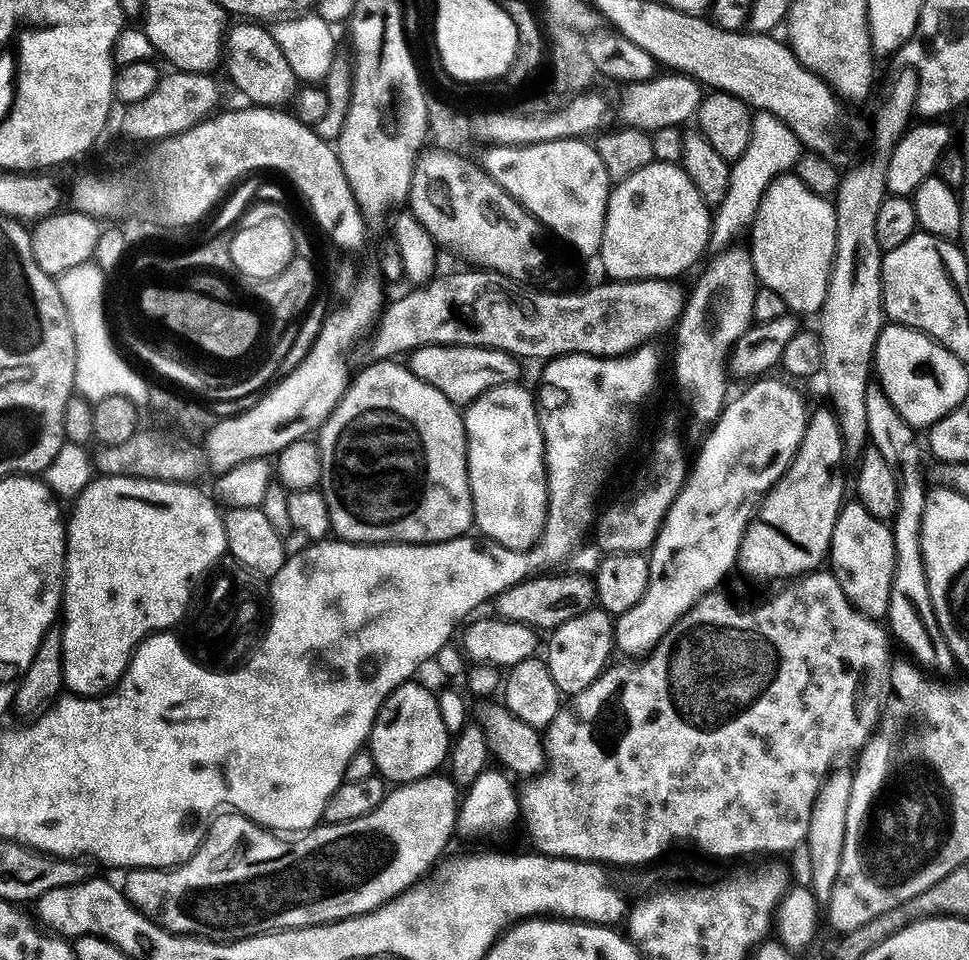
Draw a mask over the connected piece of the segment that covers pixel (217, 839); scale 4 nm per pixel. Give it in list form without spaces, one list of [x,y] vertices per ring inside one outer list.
[[[437,774],[435,776],[427,776],[425,780],[415,780],[412,784],[401,784],[399,786],[393,787],[388,795],[386,802],[382,804],[374,812],[374,814],[366,814],[366,818],[358,818],[358,822],[342,822],[341,824],[330,824],[325,823],[323,826],[314,828],[310,832],[305,832],[303,834],[297,835],[295,838],[285,838],[283,835],[277,834],[275,832],[268,831],[267,828],[263,828],[261,824],[255,824],[253,820],[248,820],[246,817],[241,816],[239,812],[232,810],[227,814],[229,816],[224,816],[225,814],[220,814],[211,821],[210,827],[205,835],[204,844],[198,850],[198,854],[194,854],[194,858],[190,858],[190,862],[185,864],[180,864],[177,868],[146,868],[143,870],[132,870],[127,873],[128,881],[123,881],[122,887],[128,894],[129,900],[136,905],[137,908],[148,913],[152,919],[160,923],[163,928],[169,928],[172,932],[177,932],[179,936],[202,936],[205,938],[243,938],[245,936],[261,936],[267,932],[285,932],[291,928],[313,928],[319,924],[333,924],[339,920],[349,920],[355,916],[364,916],[368,912],[374,912],[377,908],[381,908],[384,904],[389,904],[391,900],[396,900],[398,897],[403,896],[405,892],[417,887],[421,883],[420,880],[436,863],[440,860],[440,855],[448,848],[448,843],[452,840],[452,835],[455,837],[458,832],[458,825],[460,823],[460,807],[462,805],[462,792],[458,787],[456,781],[448,774]]]

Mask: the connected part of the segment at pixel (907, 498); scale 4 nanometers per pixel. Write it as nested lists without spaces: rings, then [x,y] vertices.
[[[872,382],[866,390],[866,416],[863,423],[868,425],[871,443],[879,449],[882,458],[886,458],[886,462],[890,462],[890,466],[896,469],[900,481],[898,514],[891,521],[896,547],[896,573],[886,617],[891,635],[895,639],[897,636],[917,656],[912,655],[925,669],[953,667],[952,651],[940,633],[940,623],[936,620],[934,602],[930,598],[926,562],[922,554],[922,522],[926,518],[930,488],[929,485],[924,485],[925,449],[922,447],[921,437],[920,440],[916,437],[919,436],[917,429],[910,427],[906,418],[902,418],[902,414],[894,410],[890,398],[886,398],[876,382]]]

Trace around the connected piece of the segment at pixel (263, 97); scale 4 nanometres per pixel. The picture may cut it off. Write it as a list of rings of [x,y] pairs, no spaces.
[[[240,22],[233,25],[225,41],[226,68],[233,84],[255,107],[284,108],[295,101],[300,81],[282,48],[276,44],[263,25],[256,22]]]

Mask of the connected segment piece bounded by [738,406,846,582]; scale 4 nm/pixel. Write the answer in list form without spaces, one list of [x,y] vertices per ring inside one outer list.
[[[831,407],[820,408],[811,413],[808,421],[808,429],[806,430],[806,438],[802,438],[802,446],[798,450],[798,454],[794,458],[794,462],[790,466],[790,470],[782,477],[780,481],[769,492],[763,504],[760,505],[758,519],[748,527],[748,533],[744,536],[744,541],[740,547],[740,556],[738,559],[738,568],[745,572],[752,580],[780,580],[779,582],[787,582],[795,580],[797,576],[807,576],[809,572],[814,572],[825,567],[826,561],[829,559],[832,551],[832,539],[834,538],[834,530],[838,526],[838,518],[840,511],[844,509],[846,497],[844,497],[844,432],[840,429],[842,420],[837,416]]]

